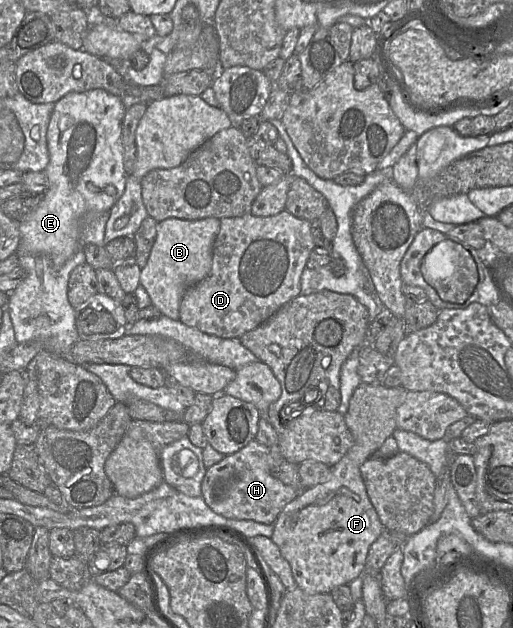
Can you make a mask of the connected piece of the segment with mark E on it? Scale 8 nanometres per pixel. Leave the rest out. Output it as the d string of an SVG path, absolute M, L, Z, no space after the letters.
M103 89L70 92L55 103L48 130L49 163L45 173L49 186L41 201L19 221L20 242L17 255L47 257L54 268L62 267L80 248L80 220L89 213L110 211L123 195L128 177L124 167L122 123L126 113L123 100Z

